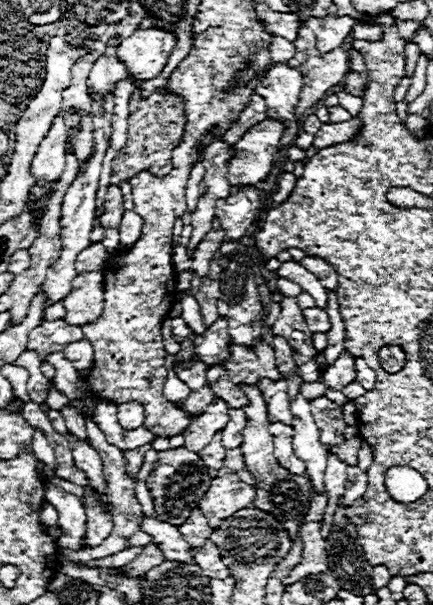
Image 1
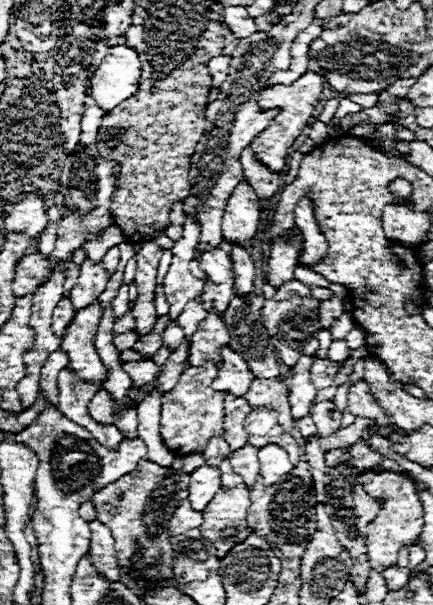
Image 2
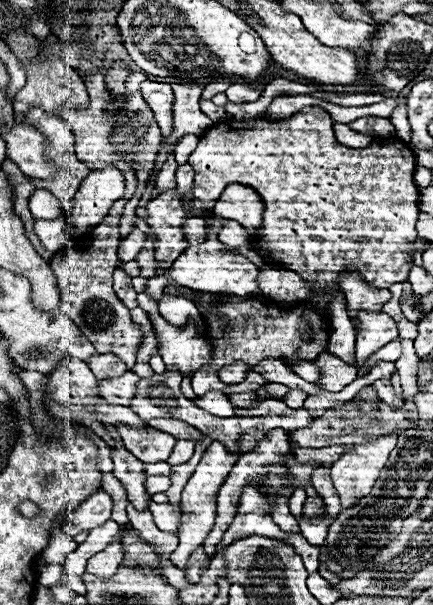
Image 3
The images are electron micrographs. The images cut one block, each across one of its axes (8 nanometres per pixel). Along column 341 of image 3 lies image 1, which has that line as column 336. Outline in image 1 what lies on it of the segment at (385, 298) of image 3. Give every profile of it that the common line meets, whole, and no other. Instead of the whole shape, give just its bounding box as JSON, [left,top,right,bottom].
[302,256,338,290]

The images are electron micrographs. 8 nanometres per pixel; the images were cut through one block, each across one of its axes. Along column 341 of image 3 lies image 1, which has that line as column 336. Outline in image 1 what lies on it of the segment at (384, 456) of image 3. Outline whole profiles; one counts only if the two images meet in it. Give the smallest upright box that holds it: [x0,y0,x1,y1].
[324,452,346,514]

